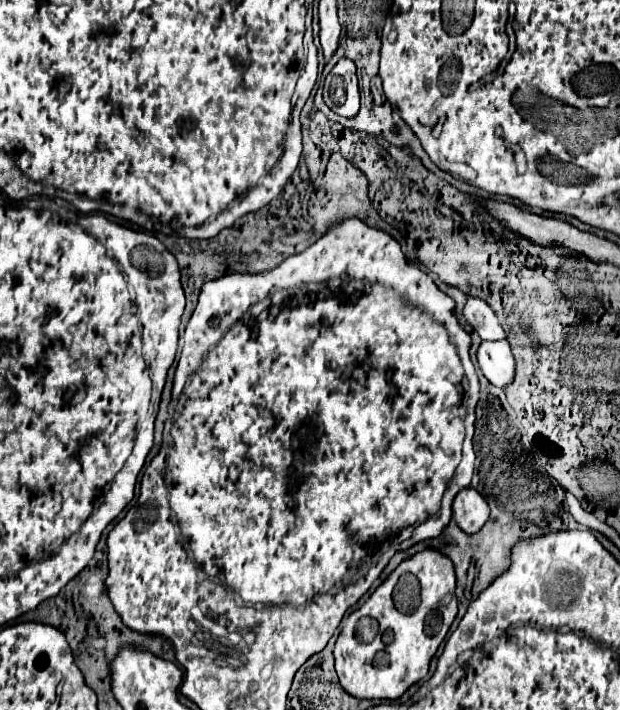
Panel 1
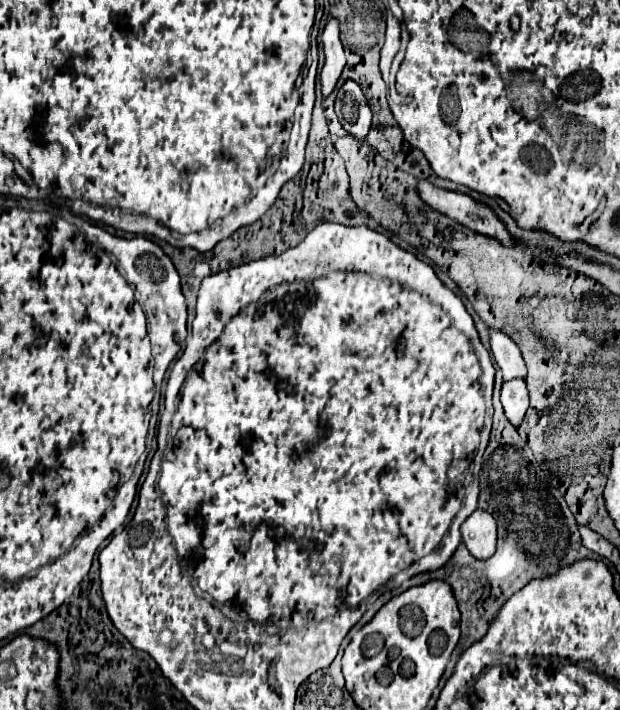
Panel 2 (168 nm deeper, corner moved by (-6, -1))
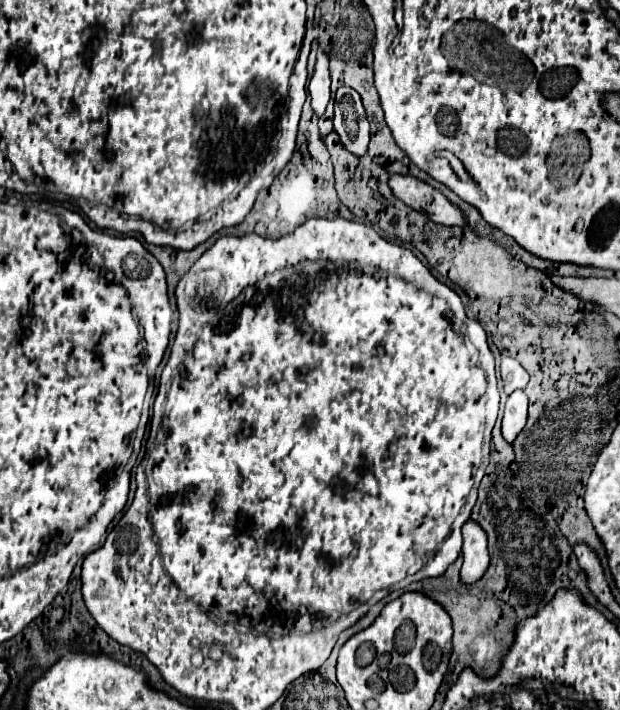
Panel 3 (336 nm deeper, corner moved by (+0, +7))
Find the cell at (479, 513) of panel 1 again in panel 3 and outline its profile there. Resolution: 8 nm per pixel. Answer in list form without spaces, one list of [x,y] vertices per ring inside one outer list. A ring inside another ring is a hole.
[[[468,520],[462,528],[462,534],[464,534],[464,546],[462,546],[464,564],[460,570],[460,580],[470,584],[470,582],[478,582],[478,578],[486,574],[490,556],[486,548],[486,534],[476,522]]]

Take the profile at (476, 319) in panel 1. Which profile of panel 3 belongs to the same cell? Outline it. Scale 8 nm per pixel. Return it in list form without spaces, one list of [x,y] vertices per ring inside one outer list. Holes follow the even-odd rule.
[[[502,356],[502,364],[500,364],[500,372],[502,372],[502,382],[504,382],[504,392],[512,394],[514,390],[524,390],[528,384],[528,372],[522,368],[520,362]]]

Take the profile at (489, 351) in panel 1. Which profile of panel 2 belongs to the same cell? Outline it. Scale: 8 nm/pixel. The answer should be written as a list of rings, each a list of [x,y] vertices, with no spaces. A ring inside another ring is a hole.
[[[512,378],[512,382],[502,382],[500,400],[502,400],[502,406],[504,406],[504,412],[506,412],[508,420],[514,426],[520,426],[522,416],[528,408],[526,382],[520,382],[520,378]]]

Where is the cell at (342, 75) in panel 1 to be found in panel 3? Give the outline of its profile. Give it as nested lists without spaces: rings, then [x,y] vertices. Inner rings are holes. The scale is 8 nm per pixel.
[[[348,86],[338,88],[334,98],[334,132],[346,150],[354,156],[364,156],[368,150],[368,120],[362,108],[360,94]]]

